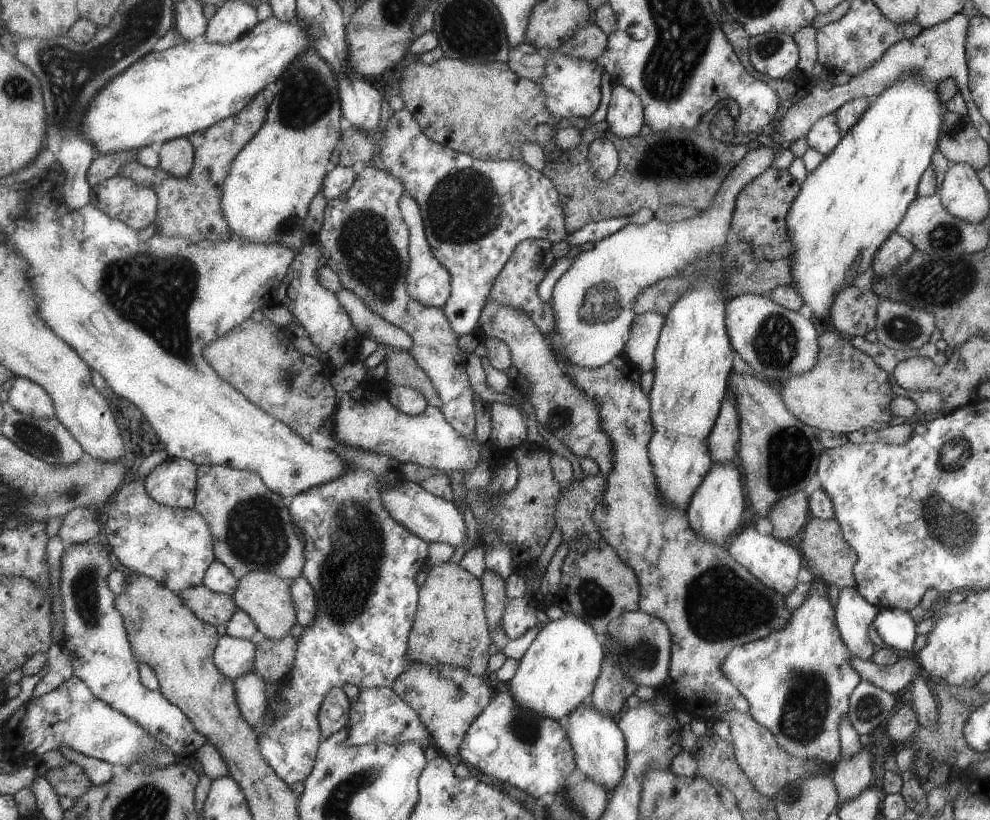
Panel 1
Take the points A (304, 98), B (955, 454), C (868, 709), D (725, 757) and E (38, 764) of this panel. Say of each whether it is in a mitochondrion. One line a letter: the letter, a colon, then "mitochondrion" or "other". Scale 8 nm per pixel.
A: mitochondrion
B: mitochondrion
C: mitochondrion
D: other
E: other

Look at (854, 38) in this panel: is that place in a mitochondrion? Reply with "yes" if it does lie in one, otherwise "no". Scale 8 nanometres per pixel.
yes

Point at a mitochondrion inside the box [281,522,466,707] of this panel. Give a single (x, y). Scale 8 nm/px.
(343, 595)

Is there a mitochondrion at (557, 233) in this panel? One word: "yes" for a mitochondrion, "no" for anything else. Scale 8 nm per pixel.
no

